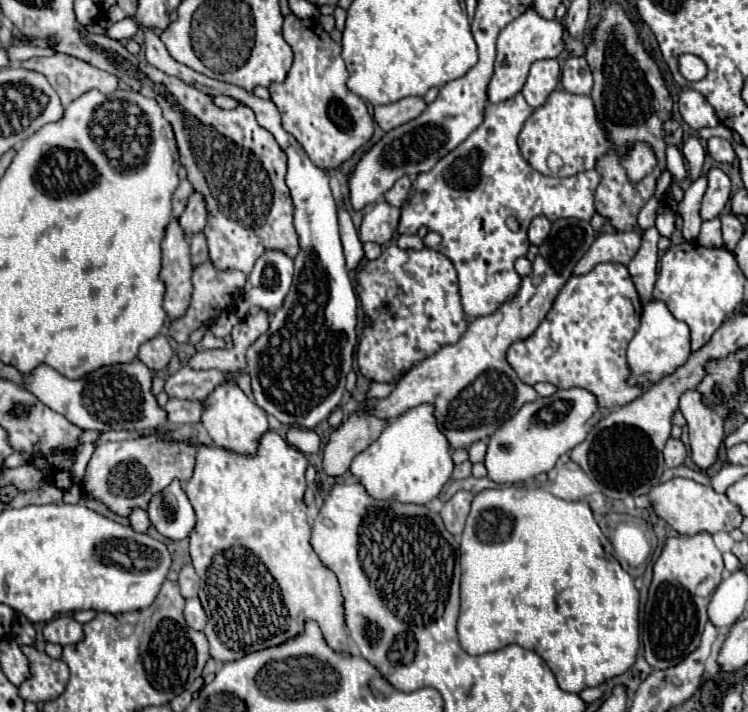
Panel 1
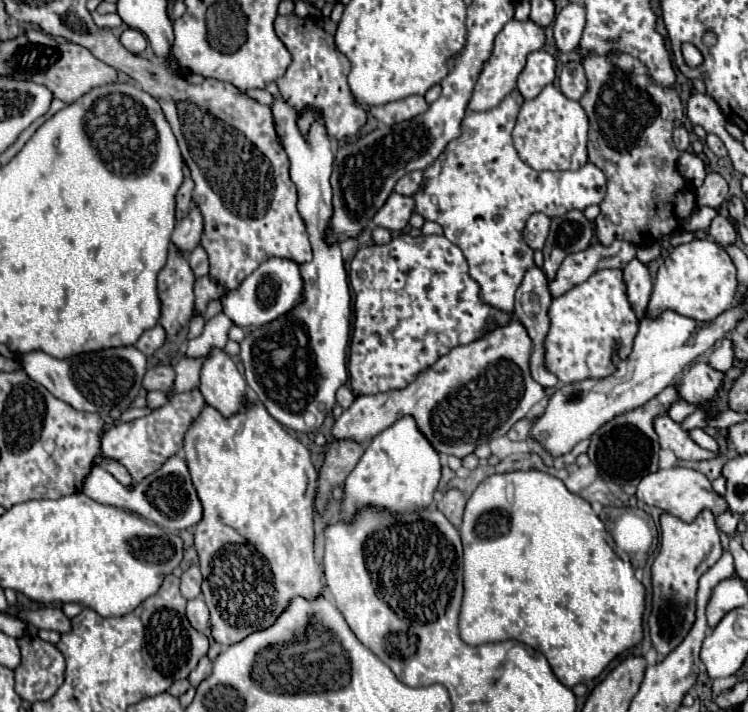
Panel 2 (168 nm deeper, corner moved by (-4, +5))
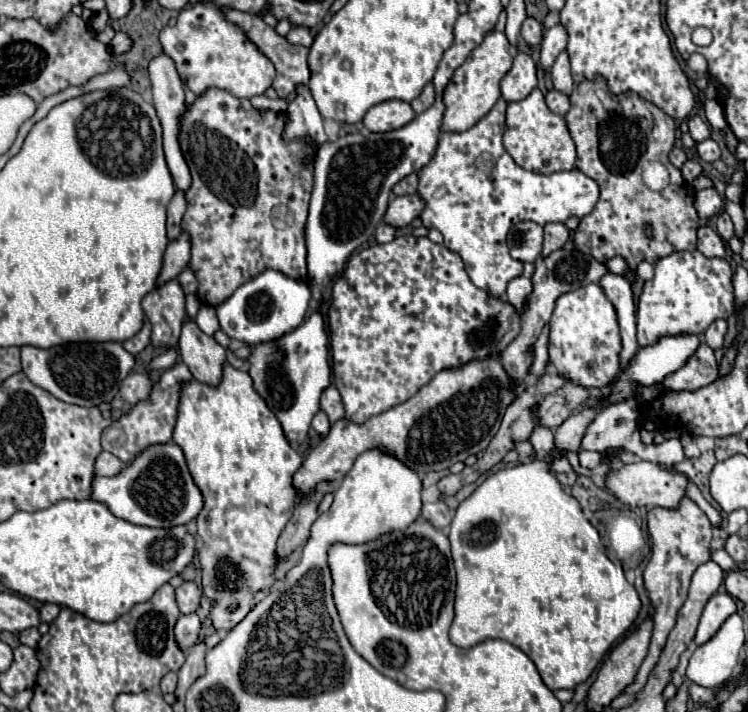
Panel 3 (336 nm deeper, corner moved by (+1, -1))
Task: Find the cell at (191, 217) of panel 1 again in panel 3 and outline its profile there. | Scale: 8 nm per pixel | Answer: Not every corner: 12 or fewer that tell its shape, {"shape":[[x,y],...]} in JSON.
{"shape":[[189,235],[167,245],[157,287],[175,279],[191,259]]}

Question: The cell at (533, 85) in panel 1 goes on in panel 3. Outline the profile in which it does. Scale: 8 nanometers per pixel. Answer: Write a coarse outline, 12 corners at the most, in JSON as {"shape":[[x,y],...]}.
{"shape":[[517,53],[501,97],[521,101],[537,87],[537,65]]}

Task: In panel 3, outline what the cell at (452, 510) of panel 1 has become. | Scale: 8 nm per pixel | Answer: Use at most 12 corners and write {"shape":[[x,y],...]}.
{"shape":[[441,499],[423,503],[421,515],[437,529],[453,519]]}

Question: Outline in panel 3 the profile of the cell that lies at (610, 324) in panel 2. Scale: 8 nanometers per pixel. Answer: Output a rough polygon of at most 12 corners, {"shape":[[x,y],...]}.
{"shape":[[597,283],[563,293],[549,361],[589,389],[613,381],[621,337]]}

